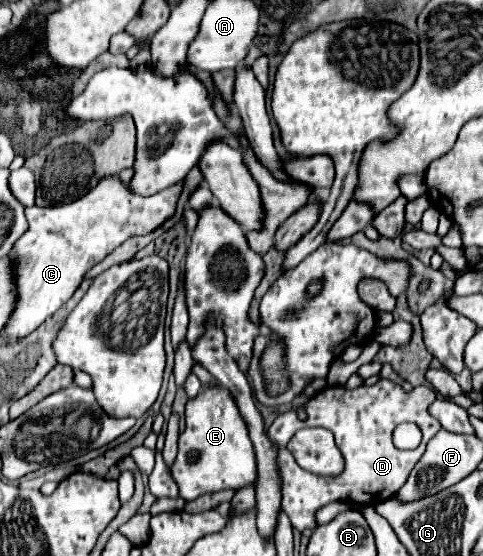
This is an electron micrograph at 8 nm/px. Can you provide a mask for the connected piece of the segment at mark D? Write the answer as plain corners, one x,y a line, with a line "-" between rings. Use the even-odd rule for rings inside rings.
379,380
375,386
361,386
361,388
355,388
355,390
349,390
349,388
343,388
343,386
327,386
325,390
321,390
313,398
309,398
307,404
303,406
307,416
309,416
305,422
301,422
297,418
297,408
281,412
275,418
275,422
269,426
267,432
269,432
269,438
279,446
279,470
281,470
281,478
283,478
283,508
285,508
285,514
291,518
293,528
297,528
299,532
303,532
305,528
315,530
317,528
315,510
319,510
319,508
323,508
331,502
347,502
349,500
349,502
355,504
355,500
351,500
351,498
355,498
355,492
369,494
373,502
385,502
391,496
395,496
395,492
407,482
413,466
423,456
427,442
441,430
441,424
427,412
431,402
435,402
435,398
437,398
437,392
431,386
415,386
411,392
405,392
399,384
395,384
391,380
-
401,422
415,422
421,428
423,442
417,450
399,450
399,448
393,446
391,434
393,434
395,426
401,424
-
305,426
309,426
309,428
321,426
321,428
327,428
327,430
333,432
335,442
337,442
337,446
339,446
339,450
345,458
345,470
343,470
341,476
315,476
311,472
305,472
295,462
295,458
291,456
291,452
285,446
295,436
295,432
299,428
305,428

